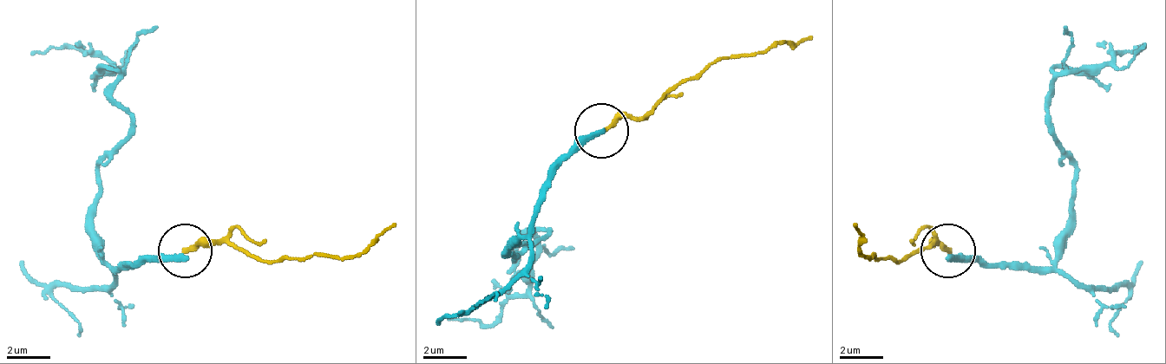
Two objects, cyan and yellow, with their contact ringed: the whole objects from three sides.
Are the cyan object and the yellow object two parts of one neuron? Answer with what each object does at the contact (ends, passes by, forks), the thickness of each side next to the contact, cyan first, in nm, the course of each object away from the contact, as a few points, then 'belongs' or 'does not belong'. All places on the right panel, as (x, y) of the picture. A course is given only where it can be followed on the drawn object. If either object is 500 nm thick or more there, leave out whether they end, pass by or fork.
cyan ends; yellow ends; calibres 320 and 240 nm; course cyan (949, 254), (992, 265), (1057, 254), (1073, 163), (1051, 125), (1051, 93), (1063, 76), (1143, 49), (1132, 55); course yellow (949, 249), (933, 243), (906, 260), (879, 260), (863, 254), (852, 222); does not belong

